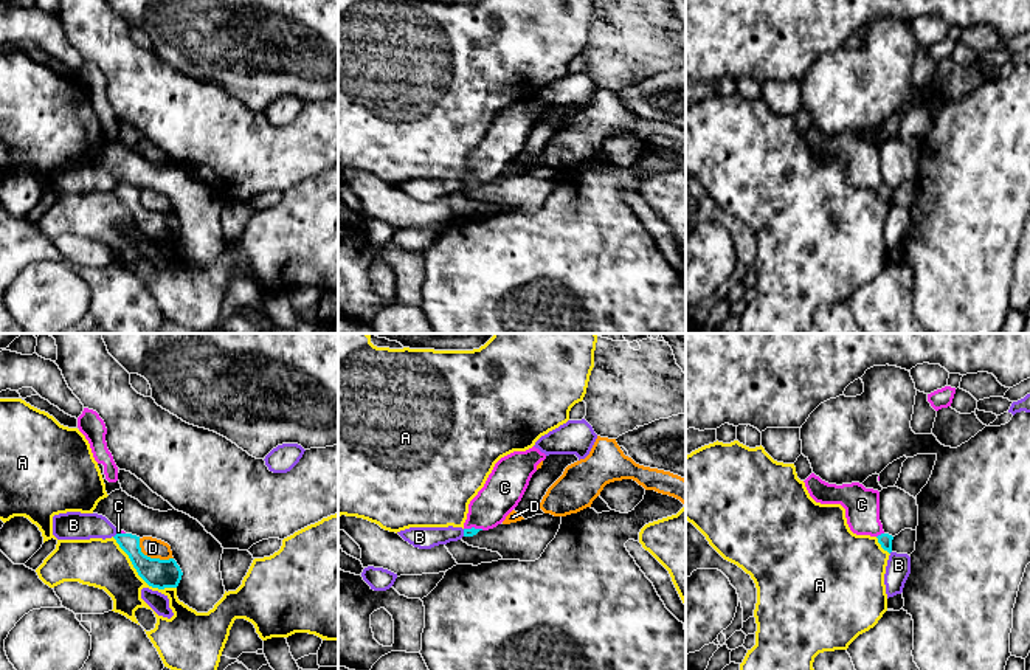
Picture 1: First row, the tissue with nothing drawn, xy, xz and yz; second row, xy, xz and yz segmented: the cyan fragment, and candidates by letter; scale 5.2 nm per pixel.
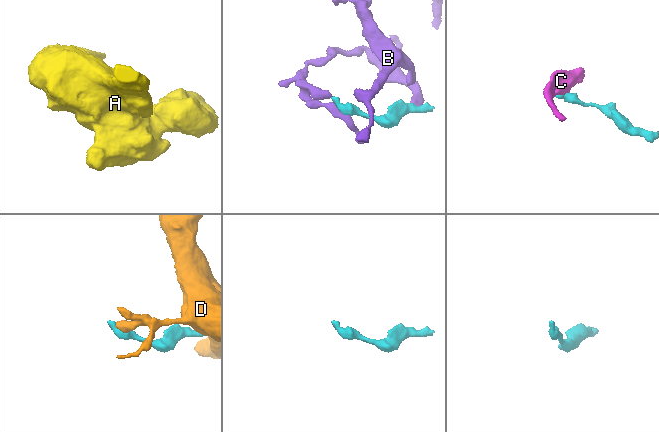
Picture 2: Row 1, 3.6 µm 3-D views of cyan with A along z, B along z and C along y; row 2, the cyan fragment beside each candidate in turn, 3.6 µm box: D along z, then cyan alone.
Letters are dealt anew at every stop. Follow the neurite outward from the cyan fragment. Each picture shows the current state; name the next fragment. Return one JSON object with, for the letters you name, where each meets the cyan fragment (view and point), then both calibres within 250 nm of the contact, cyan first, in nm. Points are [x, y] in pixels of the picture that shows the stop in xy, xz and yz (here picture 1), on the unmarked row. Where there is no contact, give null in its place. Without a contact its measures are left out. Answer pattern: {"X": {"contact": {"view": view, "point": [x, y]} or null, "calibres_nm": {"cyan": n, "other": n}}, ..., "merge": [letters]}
{"merge": []}

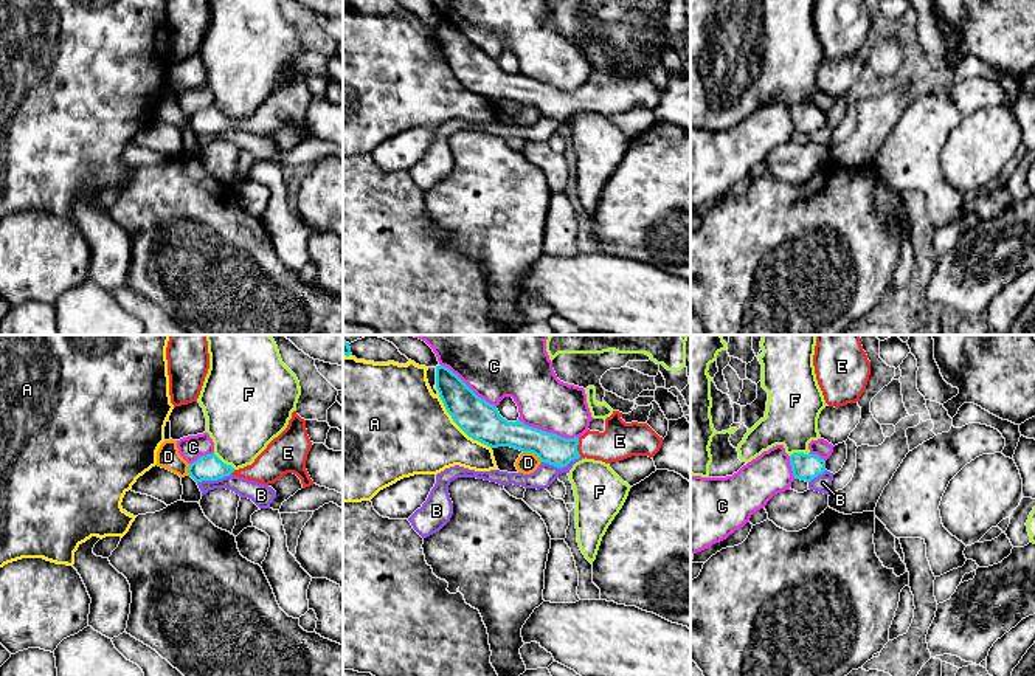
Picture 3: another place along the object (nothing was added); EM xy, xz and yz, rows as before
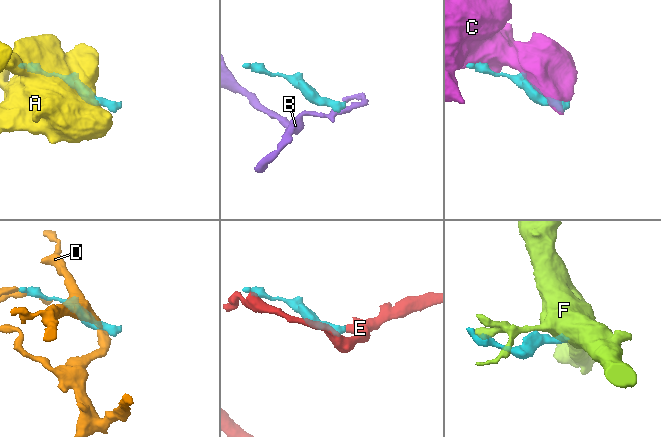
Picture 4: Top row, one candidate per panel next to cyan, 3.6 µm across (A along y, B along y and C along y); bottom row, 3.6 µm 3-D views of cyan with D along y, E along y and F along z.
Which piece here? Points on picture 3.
{"E": {"contact": {"view": "xz", "point": [576, 100]}, "calibres_nm": {"cyan": 160, "other": 190}}, "merge": ["E"]}

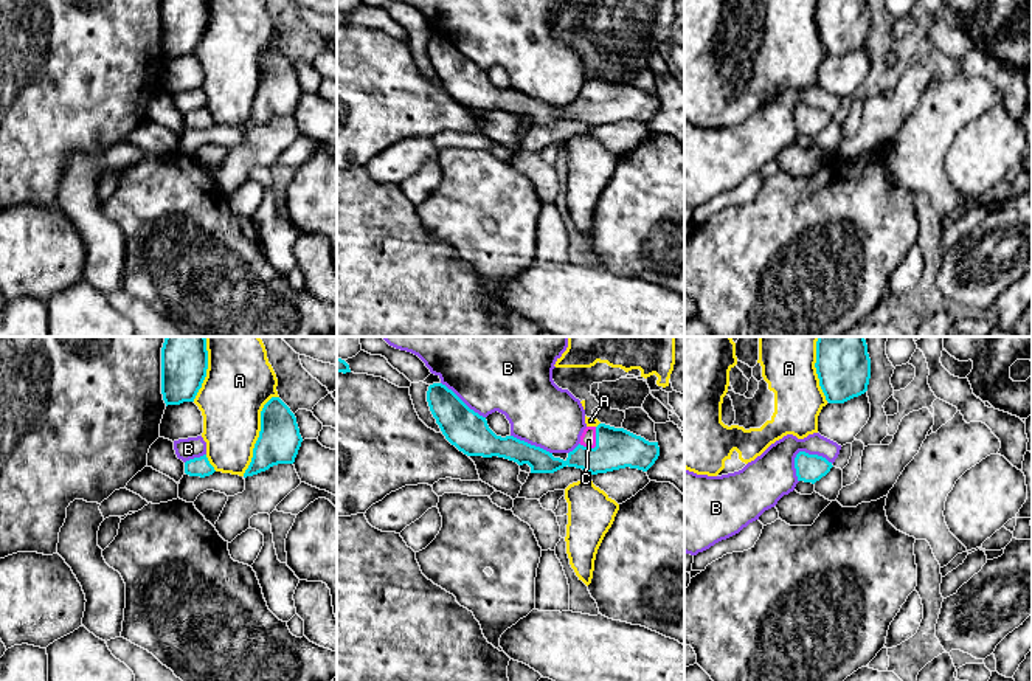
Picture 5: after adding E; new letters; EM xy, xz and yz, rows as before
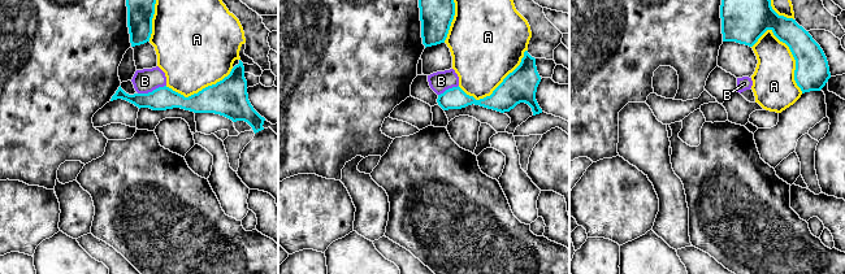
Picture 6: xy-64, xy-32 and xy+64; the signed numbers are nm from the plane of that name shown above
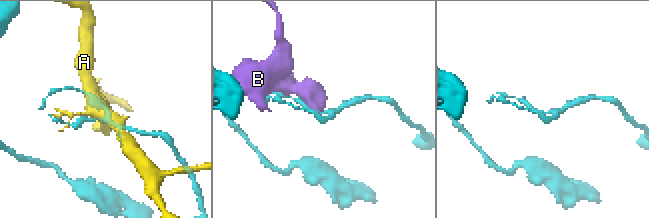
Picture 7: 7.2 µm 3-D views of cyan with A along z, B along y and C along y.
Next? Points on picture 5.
{"C": {"contact": {"view": "xz", "point": [596, 96]}, "calibres_nm": {"cyan": 220, "other": 80}}, "merge": ["C"]}

